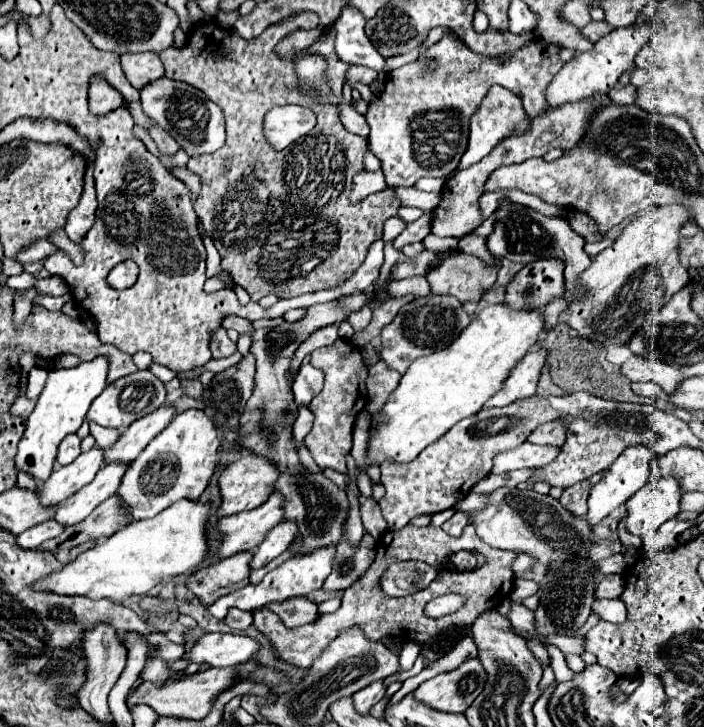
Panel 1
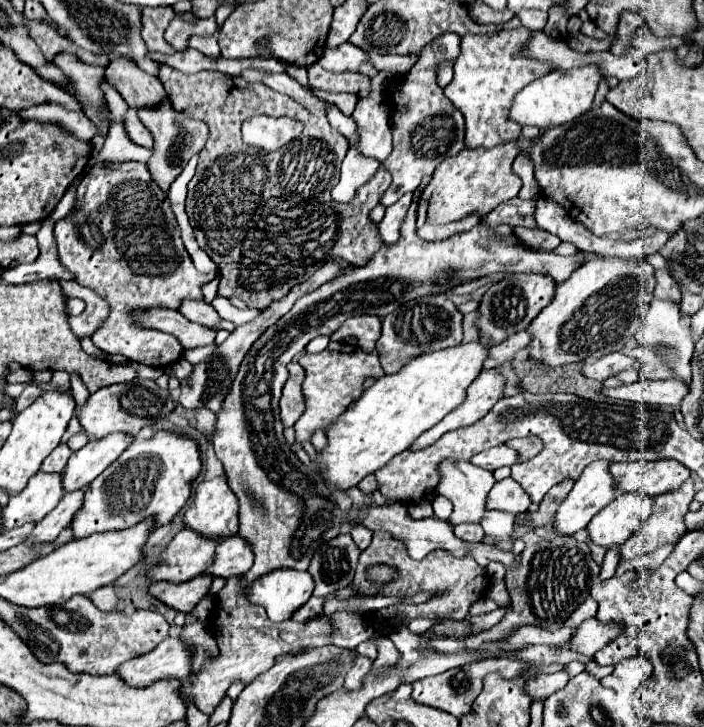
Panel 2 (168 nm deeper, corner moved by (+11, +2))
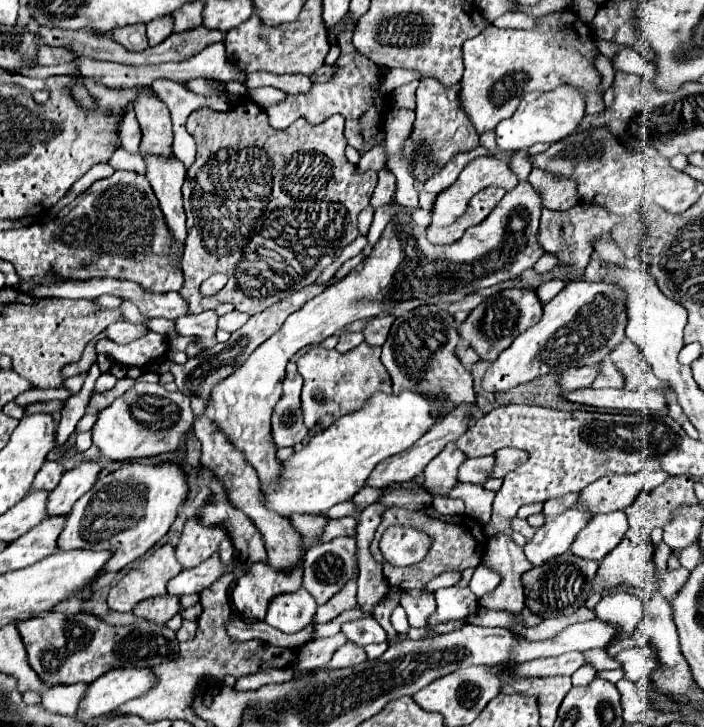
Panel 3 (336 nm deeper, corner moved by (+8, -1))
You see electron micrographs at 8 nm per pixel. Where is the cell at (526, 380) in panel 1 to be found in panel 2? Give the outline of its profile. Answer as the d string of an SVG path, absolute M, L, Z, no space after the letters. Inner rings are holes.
M483 369L481 375L469 385L465 403L461 407L453 409L445 419L441 419L441 423L437 423L437 427L431 427L429 431L425 431L425 435L421 435L421 439L417 439L417 443L413 443L413 449L423 449L423 447L435 443L445 431L473 425L503 397L503 391L505 391L503 373L499 369Z

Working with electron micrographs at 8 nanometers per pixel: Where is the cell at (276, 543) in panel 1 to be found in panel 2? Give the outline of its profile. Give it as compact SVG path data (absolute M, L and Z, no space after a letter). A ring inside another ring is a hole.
M241 535L233 539L225 539L217 547L217 557L213 565L207 569L213 577L229 577L229 575L243 575L253 565L253 547Z

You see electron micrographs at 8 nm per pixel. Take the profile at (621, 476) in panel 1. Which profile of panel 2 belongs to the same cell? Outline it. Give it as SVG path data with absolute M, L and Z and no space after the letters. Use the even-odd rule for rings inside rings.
M597 461L597 463L591 463L589 467L585 467L583 475L577 479L575 487L571 489L571 493L567 495L567 499L561 503L557 515L555 515L555 521L553 521L553 527L557 529L559 535L571 535L571 533L577 533L581 529L585 529L589 525L589 521L603 509L607 507L613 499L615 499L615 493L617 493L617 483L613 483L613 477L609 475L609 461Z

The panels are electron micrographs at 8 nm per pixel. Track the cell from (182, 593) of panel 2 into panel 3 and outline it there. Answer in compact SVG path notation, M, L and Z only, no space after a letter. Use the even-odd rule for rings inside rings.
M170 594L142 600L132 610L136 618L144 618L148 622L158 622L158 624L166 624L176 612L180 612L180 604L178 598Z

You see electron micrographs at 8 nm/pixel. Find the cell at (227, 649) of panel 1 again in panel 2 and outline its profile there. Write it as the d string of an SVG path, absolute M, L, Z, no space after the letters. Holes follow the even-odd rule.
M171 635L157 645L151 653L123 663L117 675L123 677L133 687L151 685L157 679L175 677L185 679L193 671L193 647L185 643L179 635Z

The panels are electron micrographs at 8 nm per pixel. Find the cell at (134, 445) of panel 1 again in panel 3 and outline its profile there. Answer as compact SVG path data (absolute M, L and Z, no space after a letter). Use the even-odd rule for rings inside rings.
M84 460L74 470L64 472L60 484L48 494L46 504L46 516L66 516L70 514L74 502L86 494L100 472L100 464L96 460Z

